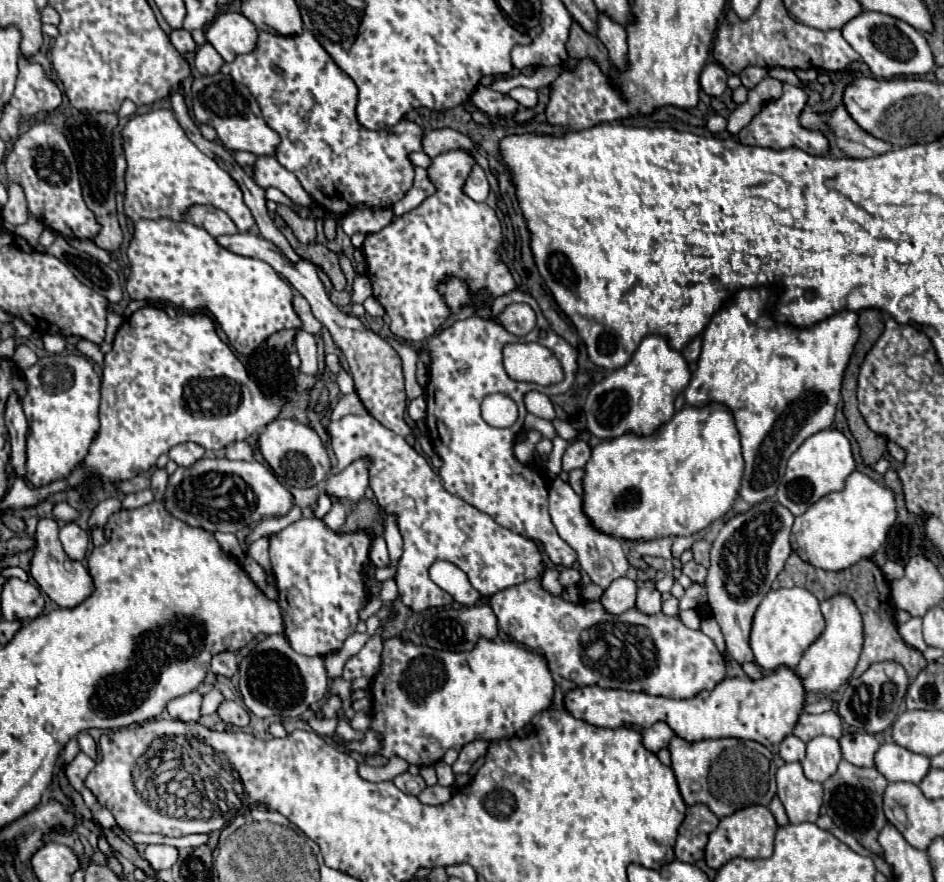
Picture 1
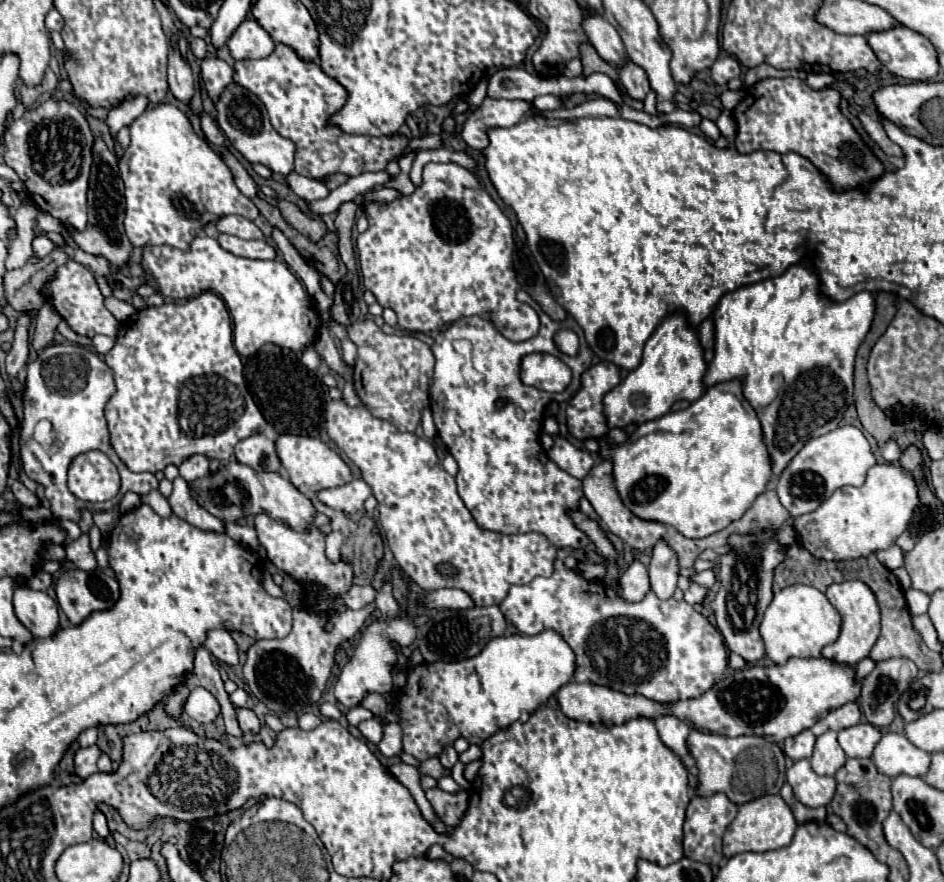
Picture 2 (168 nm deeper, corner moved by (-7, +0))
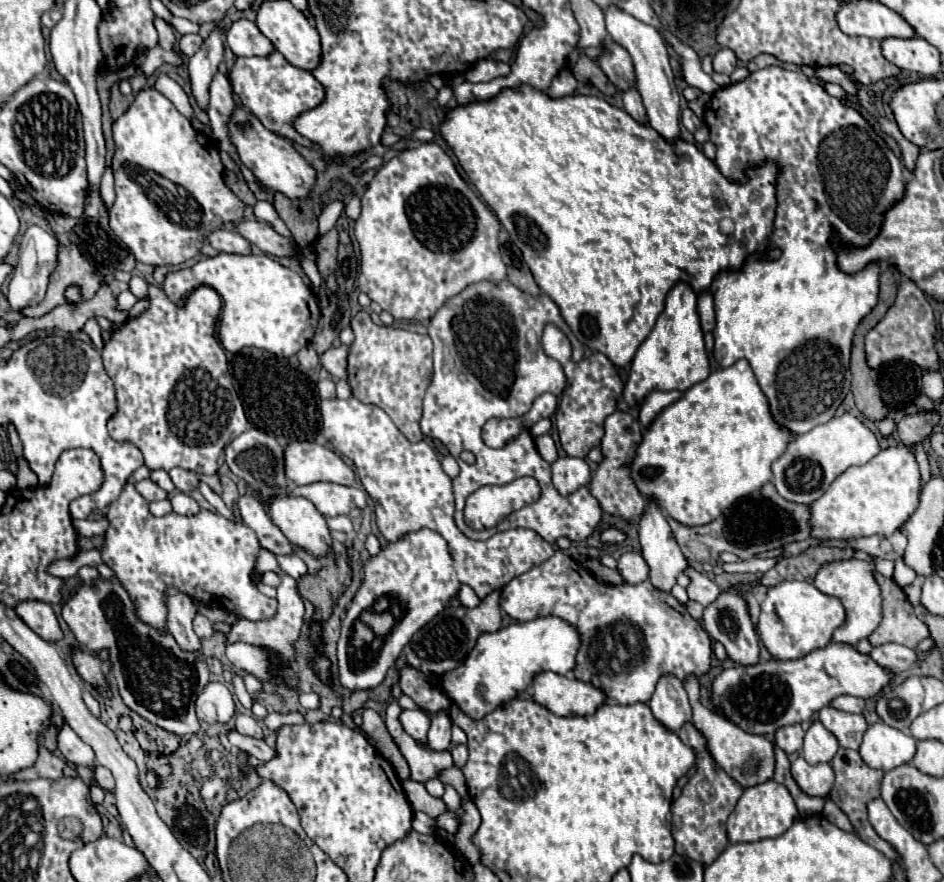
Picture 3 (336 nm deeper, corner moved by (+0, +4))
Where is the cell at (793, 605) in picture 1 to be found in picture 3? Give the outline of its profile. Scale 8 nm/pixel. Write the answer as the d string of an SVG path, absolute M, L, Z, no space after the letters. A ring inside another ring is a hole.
M781 582L767 590L765 600L761 602L761 616L757 622L757 632L761 636L763 646L769 650L769 654L777 660L797 660L811 650L825 648L831 642L831 634L835 628L839 628L845 620L843 604L819 592L809 582Z

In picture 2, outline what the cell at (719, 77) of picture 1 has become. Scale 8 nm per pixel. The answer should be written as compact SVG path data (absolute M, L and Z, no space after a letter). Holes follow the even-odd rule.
M724 56L718 58L712 66L712 82L724 86L728 80L738 78L742 74L742 66L738 64L738 60L734 56Z

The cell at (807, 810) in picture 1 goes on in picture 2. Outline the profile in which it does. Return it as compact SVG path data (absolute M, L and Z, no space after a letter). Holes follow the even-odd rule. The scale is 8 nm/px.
M808 760L794 762L794 766L786 772L786 780L794 788L794 796L810 808L830 804L836 792L834 776L818 776Z

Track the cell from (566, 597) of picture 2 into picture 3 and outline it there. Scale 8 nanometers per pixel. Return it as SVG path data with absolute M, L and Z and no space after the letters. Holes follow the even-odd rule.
M557 550L547 562L531 568L529 572L513 578L505 590L501 590L501 608L517 622L529 622L541 616L557 616L571 624L581 638L581 648L575 664L575 678L581 682L589 682L595 688L603 690L609 698L619 704L647 704L655 692L655 684L659 676L673 674L683 684L689 676L701 678L711 668L711 638L695 620L683 604L679 604L669 592L661 592L653 588L647 580L641 584L601 584L593 578L593 574L573 560L563 550Z

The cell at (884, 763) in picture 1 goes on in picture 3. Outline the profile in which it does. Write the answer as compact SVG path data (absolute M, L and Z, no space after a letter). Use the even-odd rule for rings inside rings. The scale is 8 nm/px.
M877 722L867 728L859 754L867 766L887 772L891 768L909 764L915 756L915 744L917 740L905 732Z

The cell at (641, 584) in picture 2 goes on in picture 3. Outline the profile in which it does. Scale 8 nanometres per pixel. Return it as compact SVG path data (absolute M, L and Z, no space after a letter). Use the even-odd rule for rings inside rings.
M625 552L621 554L621 558L617 560L617 570L623 576L623 580L627 584L639 584L645 582L649 576L649 568L647 562L643 560L643 556L639 552Z

